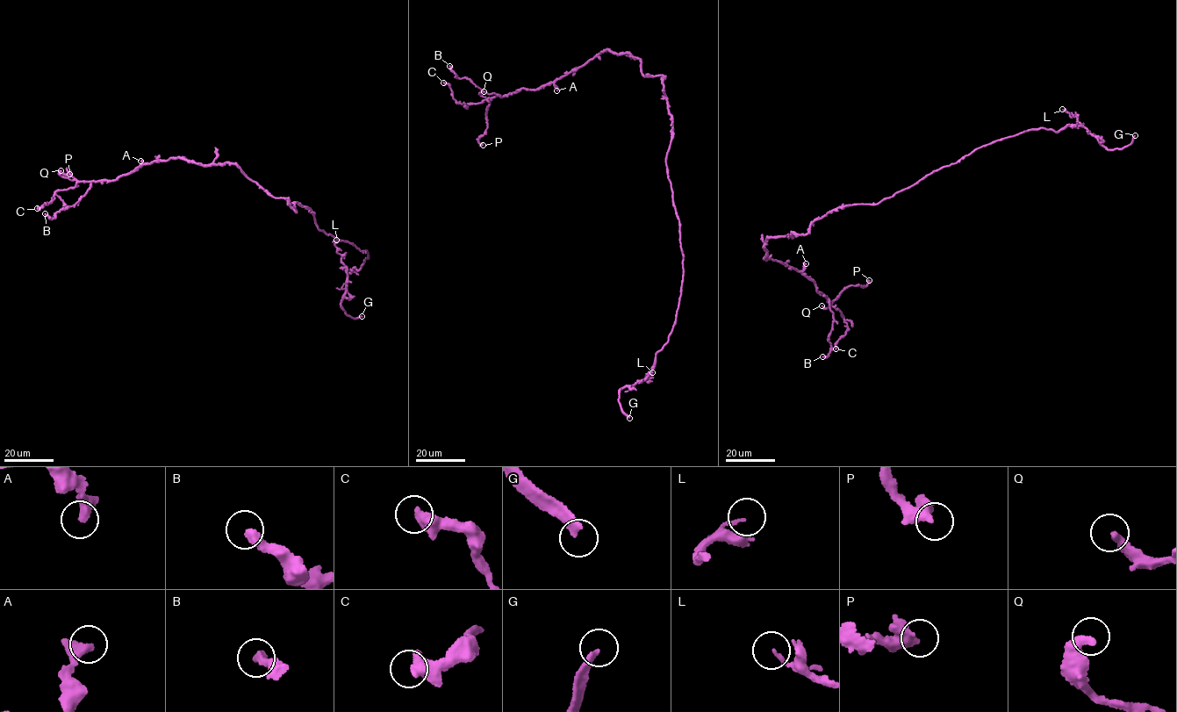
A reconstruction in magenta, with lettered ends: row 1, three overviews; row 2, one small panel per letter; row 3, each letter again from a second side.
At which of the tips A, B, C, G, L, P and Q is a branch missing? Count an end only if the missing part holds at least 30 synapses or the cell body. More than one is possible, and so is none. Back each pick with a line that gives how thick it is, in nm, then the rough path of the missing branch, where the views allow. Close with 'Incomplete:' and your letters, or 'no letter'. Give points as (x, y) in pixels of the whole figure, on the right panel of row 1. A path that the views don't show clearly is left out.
G: Thickness 320 nm. Course of what is missing: (1135, 135), (1133, 116), (1137, 98), (1147, 90), (1160, 86), (1159, 75), (1149, 66), (1148, 59)
Incomplete: G

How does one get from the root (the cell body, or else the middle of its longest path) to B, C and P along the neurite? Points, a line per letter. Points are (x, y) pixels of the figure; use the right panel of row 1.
B: (824, 215), (806, 234), (768, 237), (764, 247), (765, 260), (793, 267), (828, 298), (831, 350), (822, 356)
C: (824, 215), (806, 234), (768, 237), (764, 258), (812, 280), (843, 316), (847, 327), (836, 348)
P: (824, 215), (806, 234), (768, 237), (764, 258), (800, 272), (829, 303), (846, 287), (869, 280)

